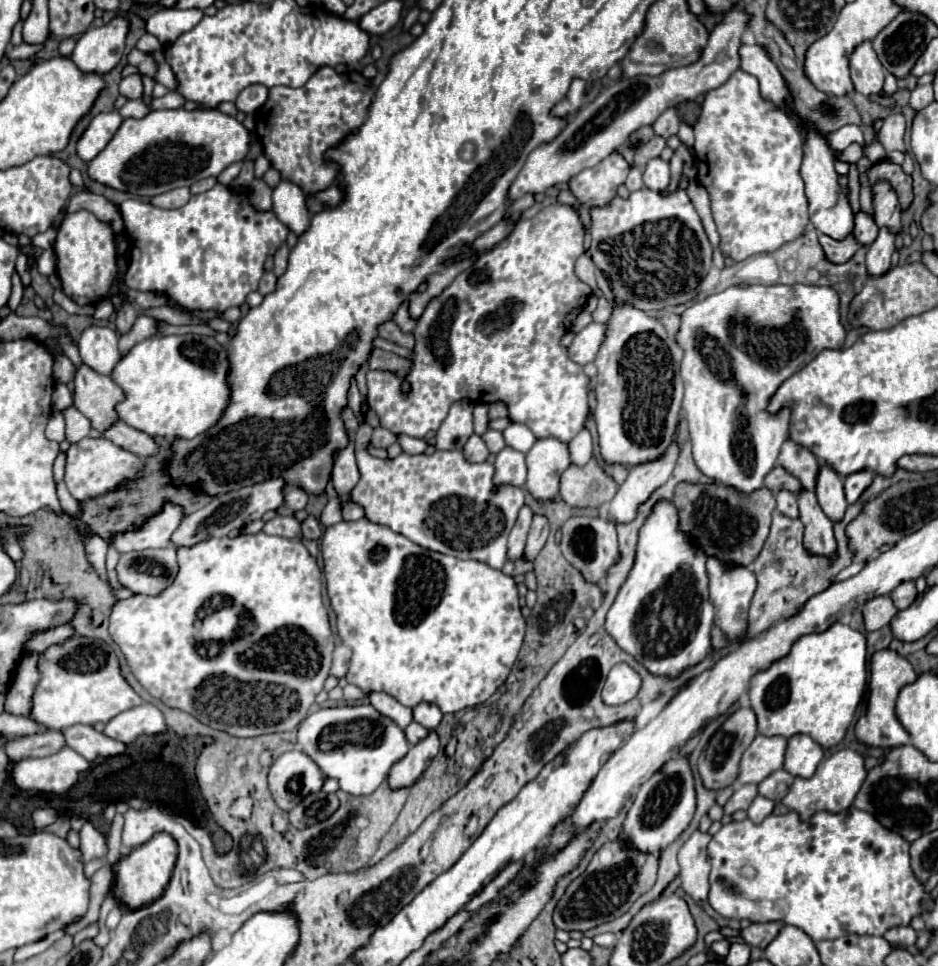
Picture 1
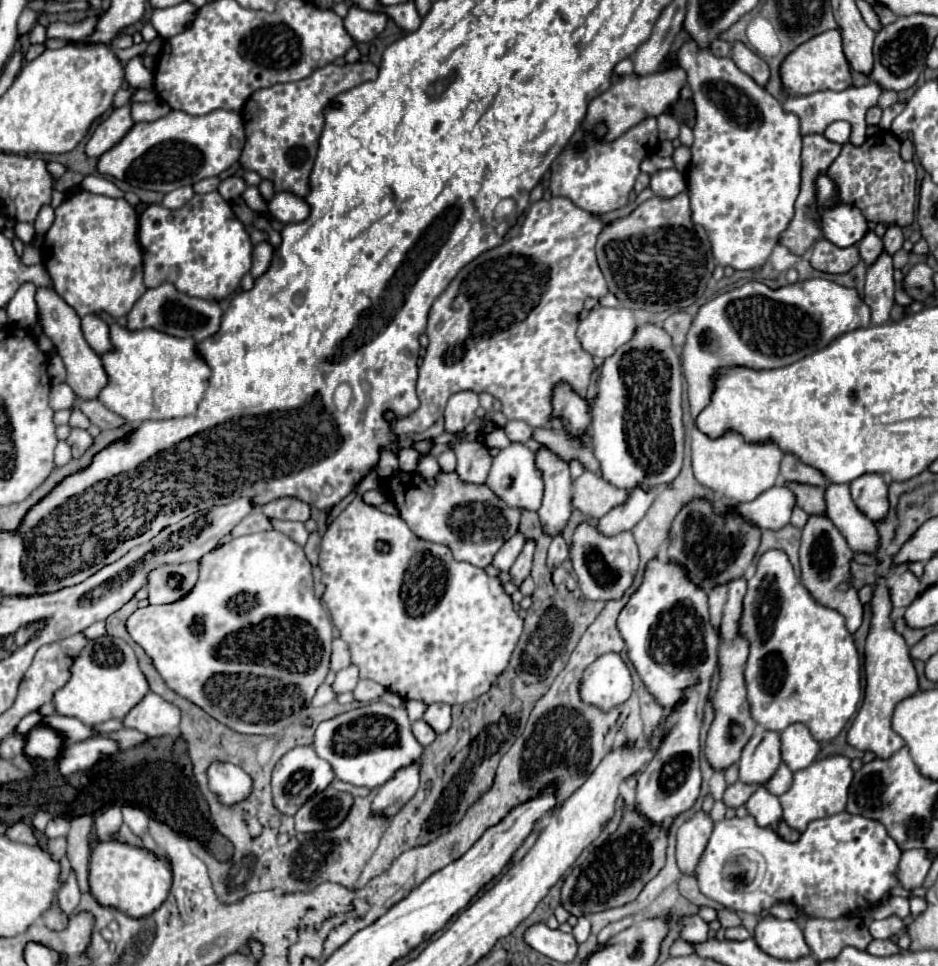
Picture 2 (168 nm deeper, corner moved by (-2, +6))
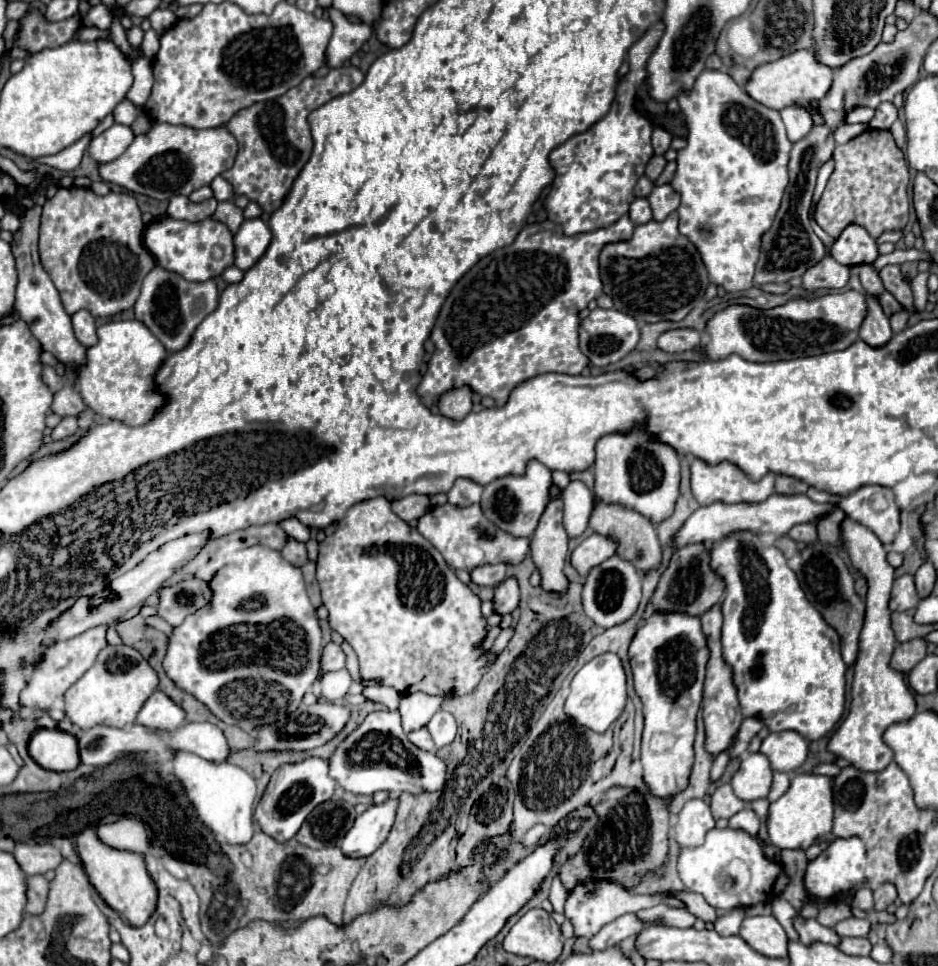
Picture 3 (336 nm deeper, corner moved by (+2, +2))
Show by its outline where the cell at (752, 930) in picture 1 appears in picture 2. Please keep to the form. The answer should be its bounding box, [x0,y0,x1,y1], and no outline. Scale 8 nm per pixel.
[716,908,742,928]

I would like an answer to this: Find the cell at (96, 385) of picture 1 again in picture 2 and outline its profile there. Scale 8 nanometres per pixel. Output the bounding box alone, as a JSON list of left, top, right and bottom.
[36,286,106,398]

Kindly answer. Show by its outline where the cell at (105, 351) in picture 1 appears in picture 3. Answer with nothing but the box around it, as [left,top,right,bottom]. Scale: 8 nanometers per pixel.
[72,310,98,348]

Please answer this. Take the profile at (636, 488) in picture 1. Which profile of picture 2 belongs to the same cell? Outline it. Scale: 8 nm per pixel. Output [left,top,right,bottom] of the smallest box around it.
[598,490,656,536]

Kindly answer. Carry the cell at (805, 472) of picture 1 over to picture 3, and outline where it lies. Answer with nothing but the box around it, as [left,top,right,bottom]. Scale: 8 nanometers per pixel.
[776,474,810,494]

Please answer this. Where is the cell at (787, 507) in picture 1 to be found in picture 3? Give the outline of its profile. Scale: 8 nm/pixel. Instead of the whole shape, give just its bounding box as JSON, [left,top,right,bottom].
[788,524,818,544]

